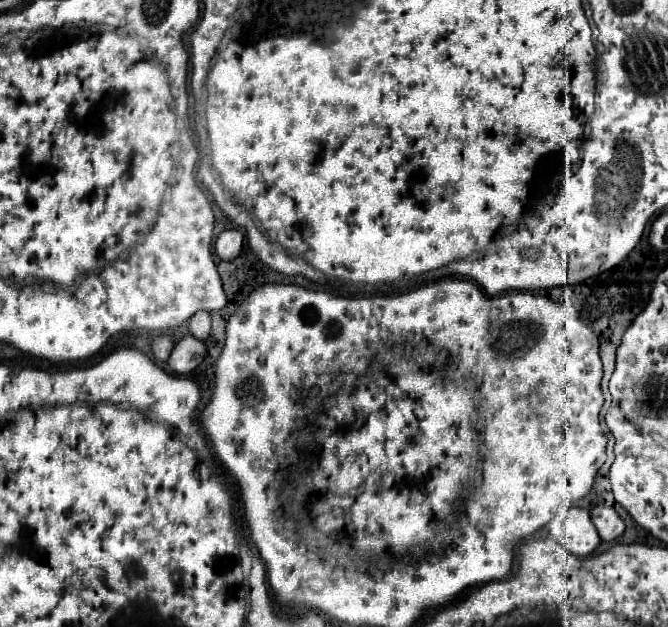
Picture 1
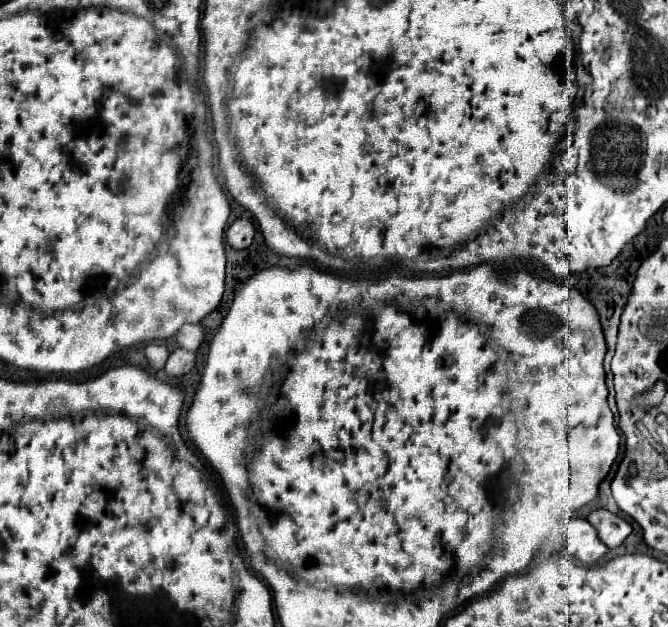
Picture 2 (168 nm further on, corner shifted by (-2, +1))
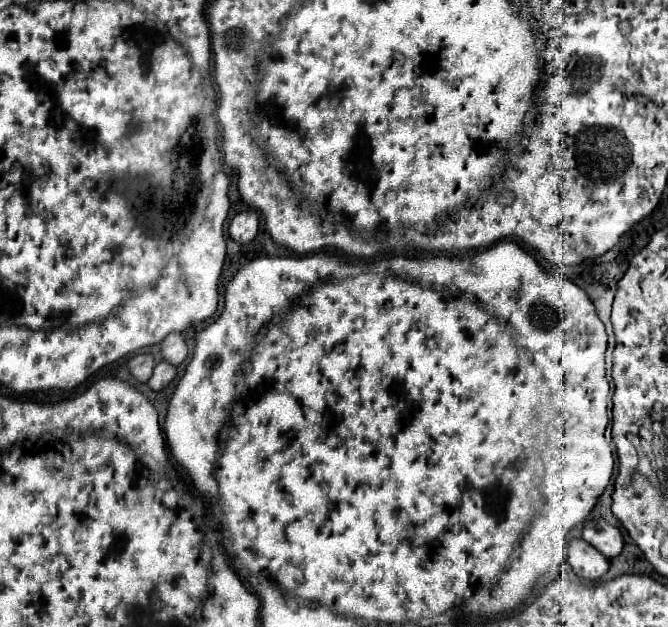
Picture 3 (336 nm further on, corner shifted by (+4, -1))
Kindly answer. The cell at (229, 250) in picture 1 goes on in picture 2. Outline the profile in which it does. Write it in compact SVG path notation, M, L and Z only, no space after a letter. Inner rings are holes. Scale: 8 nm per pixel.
M238 218L228 230L226 230L226 240L232 248L236 250L244 250L252 244L254 240L254 234L256 234L256 228L252 224L252 220L248 218Z

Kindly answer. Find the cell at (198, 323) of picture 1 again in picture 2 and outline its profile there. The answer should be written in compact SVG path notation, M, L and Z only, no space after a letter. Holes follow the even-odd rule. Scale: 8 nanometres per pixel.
M184 324L176 334L178 346L184 350L190 350L190 352L198 350L202 338L204 338L204 332L202 332L200 324Z

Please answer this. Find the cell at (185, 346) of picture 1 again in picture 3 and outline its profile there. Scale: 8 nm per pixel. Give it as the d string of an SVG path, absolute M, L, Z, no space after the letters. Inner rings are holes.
M160 362L156 368L154 368L154 374L152 374L152 378L148 380L148 386L152 388L152 390L162 390L162 388L166 388L172 380L174 380L174 376L176 376L176 368L172 366L172 364L168 364L168 362Z

